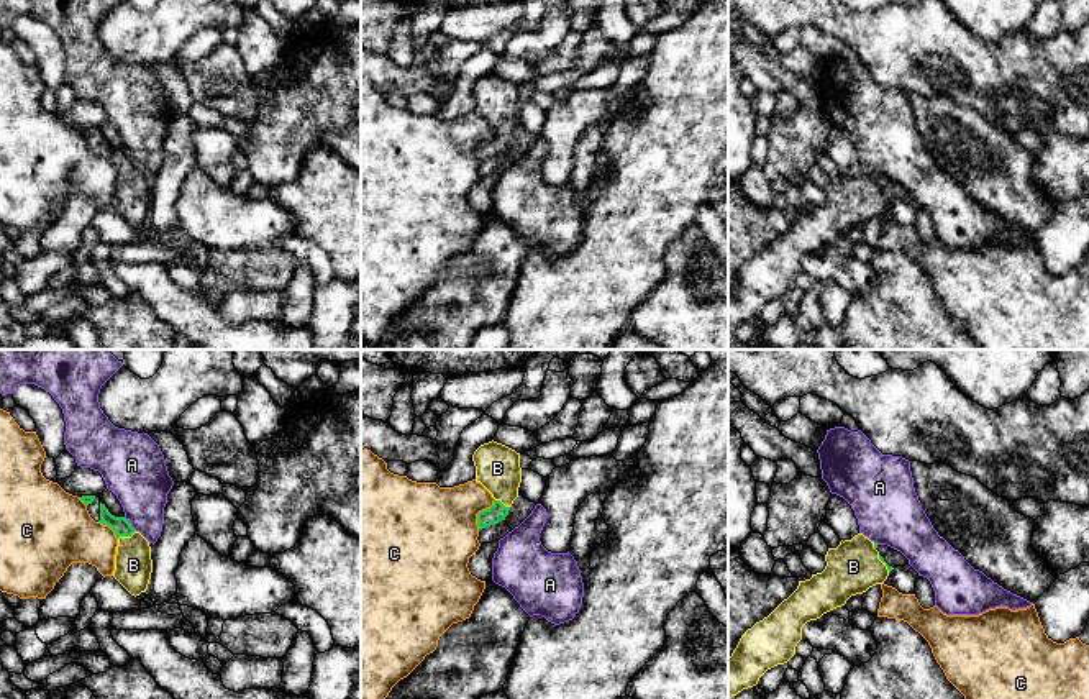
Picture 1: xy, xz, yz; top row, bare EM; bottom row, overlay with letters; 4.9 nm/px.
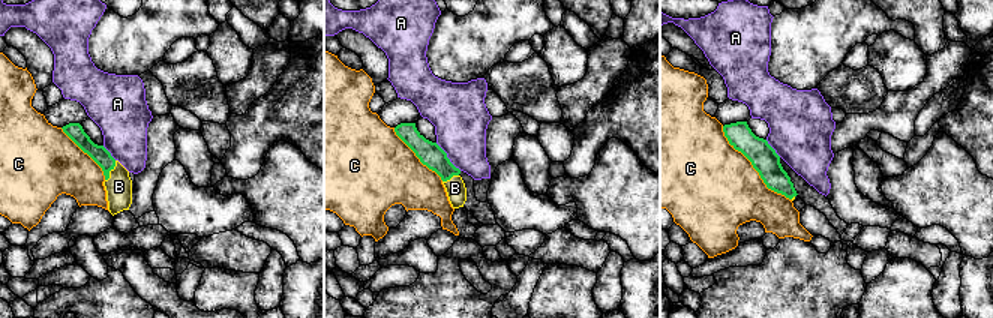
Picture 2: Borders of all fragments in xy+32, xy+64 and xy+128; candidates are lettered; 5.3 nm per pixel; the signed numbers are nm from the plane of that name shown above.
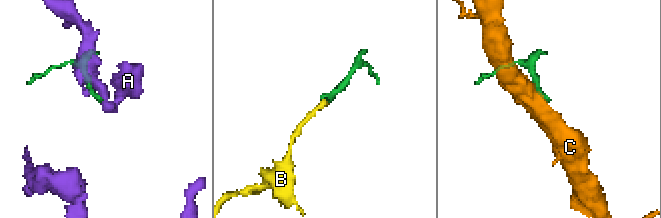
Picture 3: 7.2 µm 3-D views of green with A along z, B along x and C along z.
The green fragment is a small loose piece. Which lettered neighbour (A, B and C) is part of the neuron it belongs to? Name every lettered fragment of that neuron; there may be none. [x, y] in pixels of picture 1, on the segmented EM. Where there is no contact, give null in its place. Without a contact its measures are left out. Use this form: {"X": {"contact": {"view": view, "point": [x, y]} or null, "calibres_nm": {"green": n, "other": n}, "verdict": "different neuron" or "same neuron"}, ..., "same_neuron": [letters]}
{"A": {"contact": {"view": "xy", "point": [130, 524]}, "calibres_nm": {"green": 90, "other": 300}, "verdict": "different neuron"}, "B": {"contact": {"view": "xy", "point": [127, 535]}, "calibres_nm": {"green": 90, "other": 190}, "verdict": "same neuron"}, "C": {"contact": {"view": "xz", "point": [479, 512]}, "calibres_nm": {"green": 90, "other": 440}, "verdict": "different neuron"}, "same_neuron": ["B"]}

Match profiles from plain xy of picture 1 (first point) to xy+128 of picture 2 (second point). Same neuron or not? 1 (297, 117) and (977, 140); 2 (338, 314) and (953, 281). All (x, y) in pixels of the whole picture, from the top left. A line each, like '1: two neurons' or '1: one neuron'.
1: one neuron
2: two neurons

